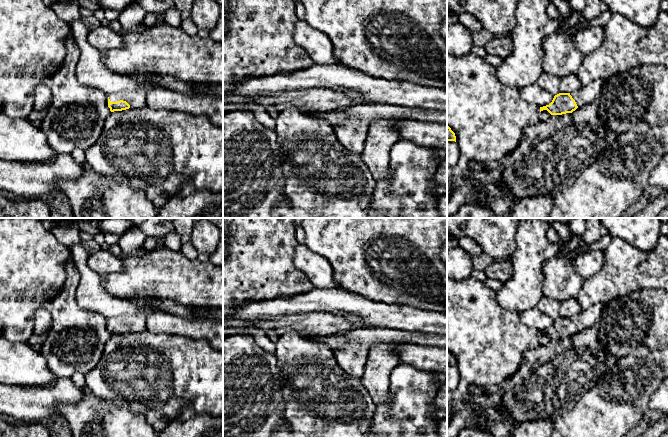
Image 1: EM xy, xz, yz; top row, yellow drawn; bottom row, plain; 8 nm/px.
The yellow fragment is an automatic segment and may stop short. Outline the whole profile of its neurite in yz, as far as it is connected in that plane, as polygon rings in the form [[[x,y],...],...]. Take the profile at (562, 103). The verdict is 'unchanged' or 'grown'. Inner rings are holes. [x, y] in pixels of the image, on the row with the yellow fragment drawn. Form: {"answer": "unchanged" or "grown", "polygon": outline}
{"answer": "grown", "polygon": [[[597,79],[586,86],[581,86],[573,93],[559,93],[549,105],[540,107],[540,112],[547,110],[551,115],[562,115],[572,113],[583,105],[592,104],[601,94],[606,80]]]}

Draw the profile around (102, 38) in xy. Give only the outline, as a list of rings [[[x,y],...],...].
[[[100,25],[88,33],[88,42],[99,51],[119,48],[122,45],[123,33],[117,33],[108,26]]]

